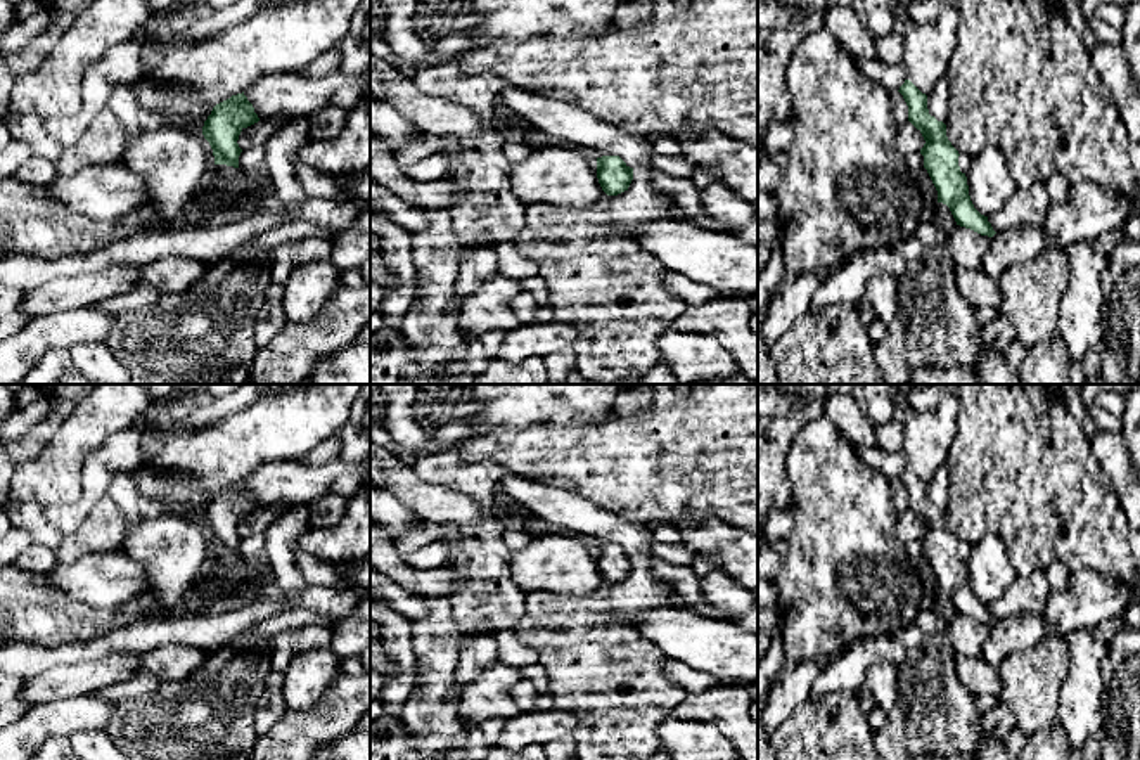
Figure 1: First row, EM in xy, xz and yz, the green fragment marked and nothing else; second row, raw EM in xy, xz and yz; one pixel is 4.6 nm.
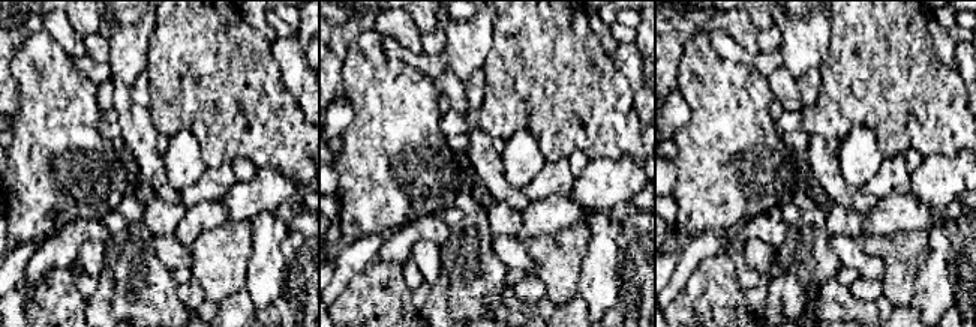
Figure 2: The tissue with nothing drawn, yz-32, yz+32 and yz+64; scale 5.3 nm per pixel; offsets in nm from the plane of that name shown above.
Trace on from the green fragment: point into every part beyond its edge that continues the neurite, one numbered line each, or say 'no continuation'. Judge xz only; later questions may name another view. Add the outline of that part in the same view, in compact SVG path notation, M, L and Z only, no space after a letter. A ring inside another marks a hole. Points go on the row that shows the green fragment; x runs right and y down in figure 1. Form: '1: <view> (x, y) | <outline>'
no continuation

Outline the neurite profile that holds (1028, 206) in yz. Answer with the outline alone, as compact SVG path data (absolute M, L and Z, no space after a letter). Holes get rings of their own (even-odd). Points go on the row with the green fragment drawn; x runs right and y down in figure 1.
M1045 184L1017 187L1015 194L995 213L988 215L995 232L1003 232L1021 225L1041 225L1050 197Z

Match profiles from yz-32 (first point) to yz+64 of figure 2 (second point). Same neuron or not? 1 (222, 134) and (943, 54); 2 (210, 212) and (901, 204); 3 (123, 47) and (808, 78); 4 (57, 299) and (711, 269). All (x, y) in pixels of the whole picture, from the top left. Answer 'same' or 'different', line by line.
1: different
2: same
3: different
4: same

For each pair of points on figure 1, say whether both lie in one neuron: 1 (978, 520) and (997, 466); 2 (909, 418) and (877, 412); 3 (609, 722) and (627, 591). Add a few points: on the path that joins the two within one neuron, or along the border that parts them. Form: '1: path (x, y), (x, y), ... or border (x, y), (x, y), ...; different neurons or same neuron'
1: path (978, 506), (997, 480); same neuron
2: border (896, 402), (893, 418); different neurons
3: path (609, 688), (609, 677), (597, 665), (595, 617); same neuron

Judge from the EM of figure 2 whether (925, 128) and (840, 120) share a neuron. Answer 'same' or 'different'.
same

